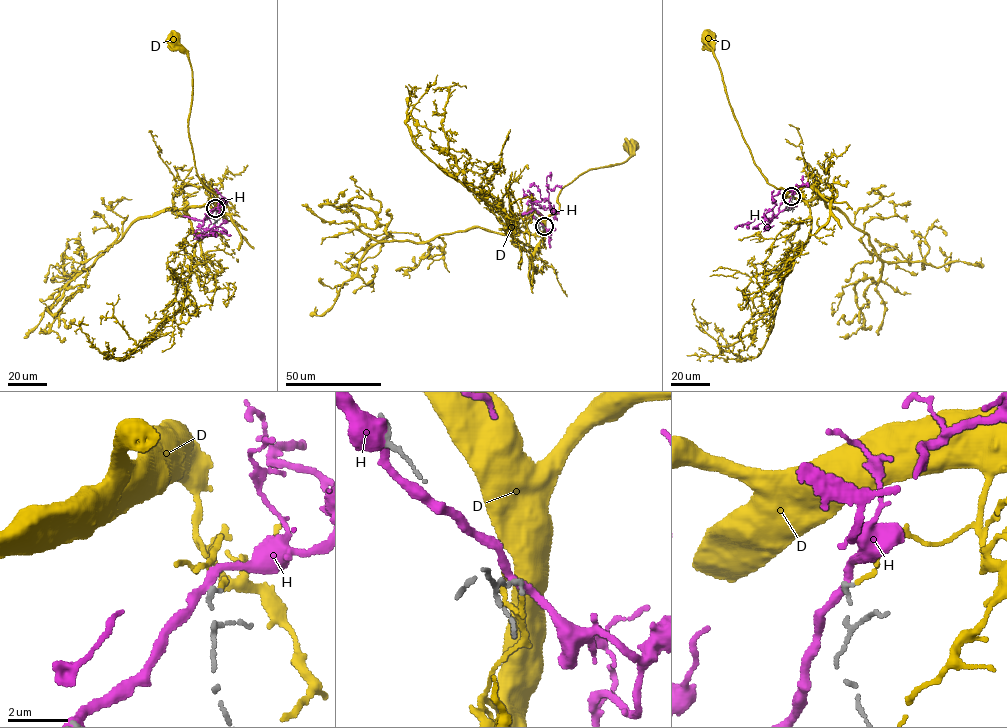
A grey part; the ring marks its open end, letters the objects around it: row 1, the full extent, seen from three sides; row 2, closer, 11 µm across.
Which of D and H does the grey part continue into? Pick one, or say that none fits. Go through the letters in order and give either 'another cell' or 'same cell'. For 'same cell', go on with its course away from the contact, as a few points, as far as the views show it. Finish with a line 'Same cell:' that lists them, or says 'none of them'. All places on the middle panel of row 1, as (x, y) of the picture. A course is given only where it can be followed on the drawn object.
D: another cell
H: another cell
Same cell: none of them

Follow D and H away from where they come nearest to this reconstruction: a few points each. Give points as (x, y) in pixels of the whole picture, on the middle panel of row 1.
D: (543, 227), (541, 234), (545, 220), (558, 211), (563, 188), (590, 169), (627, 161), (632, 156), (629, 147)
H: (543, 227), (532, 214), (531, 202), (548, 199), (547, 176), (551, 181)

